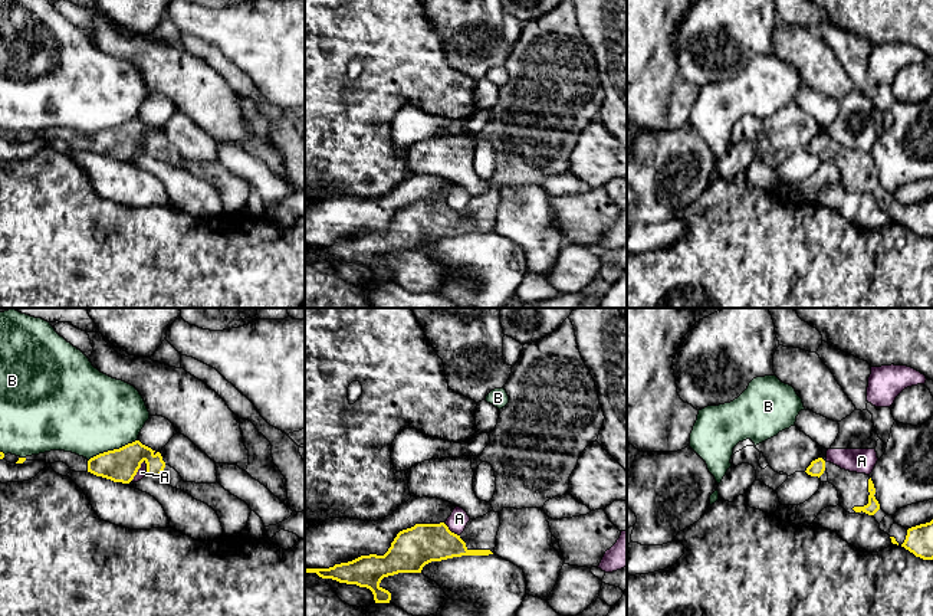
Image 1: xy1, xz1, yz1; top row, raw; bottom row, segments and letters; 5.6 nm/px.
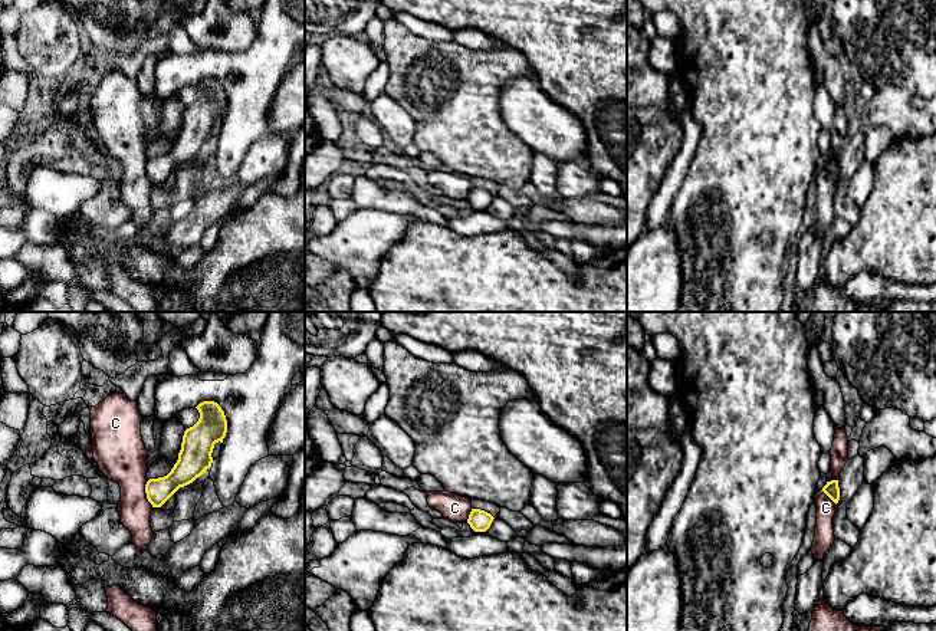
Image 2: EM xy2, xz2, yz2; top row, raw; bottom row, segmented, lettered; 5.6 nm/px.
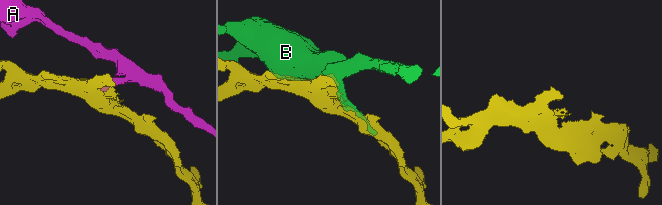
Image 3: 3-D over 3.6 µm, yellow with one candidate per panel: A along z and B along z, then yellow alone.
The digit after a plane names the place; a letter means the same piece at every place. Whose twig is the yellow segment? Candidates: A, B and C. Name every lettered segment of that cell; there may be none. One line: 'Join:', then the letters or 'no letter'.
Join: no letter

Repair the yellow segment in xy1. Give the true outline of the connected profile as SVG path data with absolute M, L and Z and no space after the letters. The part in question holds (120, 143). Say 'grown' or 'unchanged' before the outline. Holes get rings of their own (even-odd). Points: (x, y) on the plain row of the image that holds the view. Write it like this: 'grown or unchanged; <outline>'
unchanged; M135 118L119 127L108 128L91 135L88 138L88 150L114 160L129 161L142 140L147 141L147 153L154 155L160 155L165 145L165 140L160 130Z

